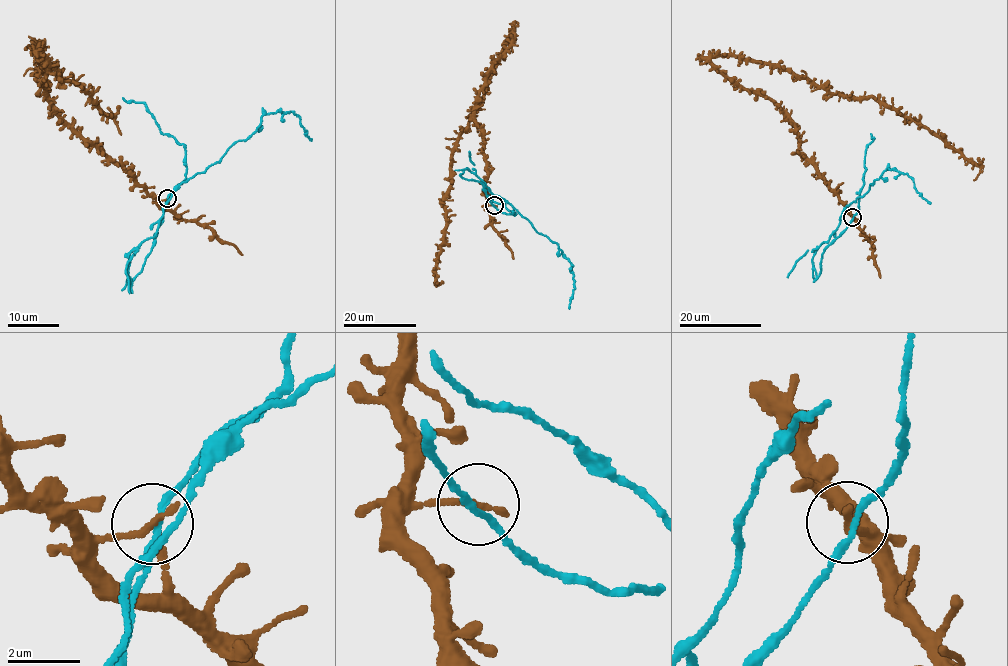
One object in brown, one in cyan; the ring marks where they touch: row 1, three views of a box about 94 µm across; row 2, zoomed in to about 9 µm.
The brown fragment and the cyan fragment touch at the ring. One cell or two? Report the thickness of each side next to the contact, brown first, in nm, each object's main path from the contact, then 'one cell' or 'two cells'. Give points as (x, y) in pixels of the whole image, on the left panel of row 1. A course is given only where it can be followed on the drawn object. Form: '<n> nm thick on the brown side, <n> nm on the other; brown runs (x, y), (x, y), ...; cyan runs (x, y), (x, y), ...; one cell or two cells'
240 nm thick on the brown side, 170 nm on the other; brown runs (167, 198), (55, 110), (36, 44), (37, 69), (81, 84), (120, 135); cyan runs (167, 198), (153, 238), (163, 204), (174, 190), (256, 131), (263, 115), (291, 111), (312, 139); two cells

